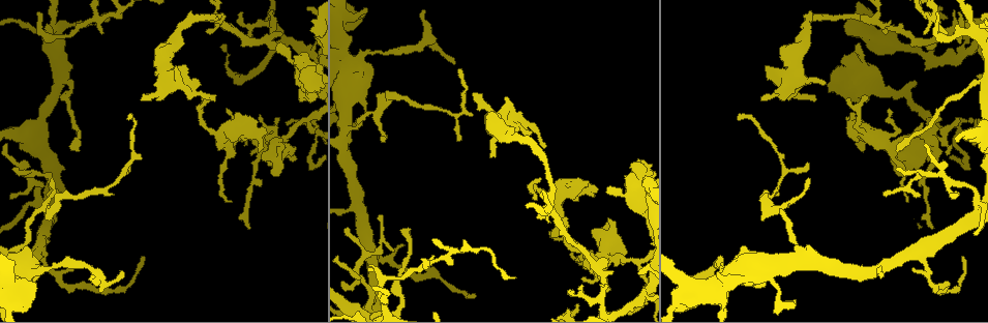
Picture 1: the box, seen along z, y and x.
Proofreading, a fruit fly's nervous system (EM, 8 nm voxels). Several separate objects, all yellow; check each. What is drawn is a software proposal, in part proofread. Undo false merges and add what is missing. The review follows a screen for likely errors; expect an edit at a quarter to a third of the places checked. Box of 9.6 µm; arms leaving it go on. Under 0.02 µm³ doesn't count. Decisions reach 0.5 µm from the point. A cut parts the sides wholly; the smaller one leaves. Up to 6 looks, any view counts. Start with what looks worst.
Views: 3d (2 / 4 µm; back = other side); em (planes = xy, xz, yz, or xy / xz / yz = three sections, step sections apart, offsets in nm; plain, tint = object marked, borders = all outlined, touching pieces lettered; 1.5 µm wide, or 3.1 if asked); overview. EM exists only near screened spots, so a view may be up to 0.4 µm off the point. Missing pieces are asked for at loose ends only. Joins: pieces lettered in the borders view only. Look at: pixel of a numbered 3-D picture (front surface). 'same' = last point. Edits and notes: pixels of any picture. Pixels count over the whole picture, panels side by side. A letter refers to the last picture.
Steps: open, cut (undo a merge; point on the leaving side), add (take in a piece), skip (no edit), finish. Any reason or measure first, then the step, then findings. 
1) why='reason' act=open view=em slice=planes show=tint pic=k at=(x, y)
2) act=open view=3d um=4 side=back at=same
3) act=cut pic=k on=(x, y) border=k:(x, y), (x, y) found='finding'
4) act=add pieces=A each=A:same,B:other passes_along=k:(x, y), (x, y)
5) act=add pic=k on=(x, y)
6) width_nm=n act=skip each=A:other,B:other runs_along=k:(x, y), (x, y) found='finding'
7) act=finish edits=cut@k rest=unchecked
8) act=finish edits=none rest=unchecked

why='abrupt turn' act=open view=em slice=planes show=plain pic=1 at=(279, 136)

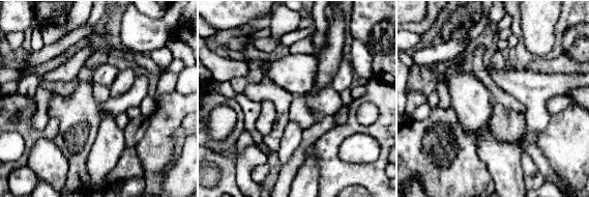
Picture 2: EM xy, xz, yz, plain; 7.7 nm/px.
why='what lies round it' act=open view=em slice=planes show=borders at=same

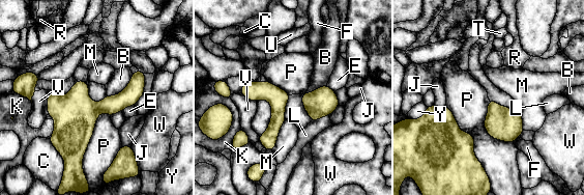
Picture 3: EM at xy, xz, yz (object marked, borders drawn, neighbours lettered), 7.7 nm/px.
act=skip each=B:other,C:other,E:other,F:other,J:other,K:other,L:other,M:other,P:other,R:other,T:other,U:other,V:other,W:other,Y:other runs_along=3:(247, 85), (276, 103), (268, 147) found='one cell here'

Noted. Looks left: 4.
why='thin end' act=open view=em slice=xz step=8 show=plain pic=1 at=(382, 142)

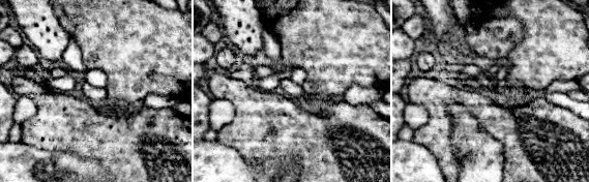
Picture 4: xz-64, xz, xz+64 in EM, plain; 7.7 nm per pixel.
why='with the object marked' act=open view=em slice=xz step=8 show=tint at=same

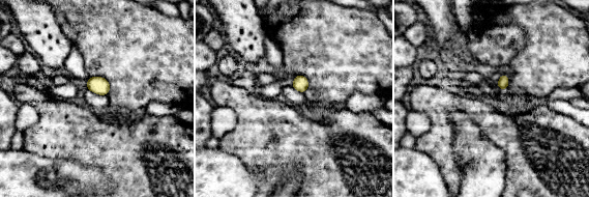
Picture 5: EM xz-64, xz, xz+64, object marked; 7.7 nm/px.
why='see the neighbours' act=open view=em slice=xz step=8 show=borders at=same

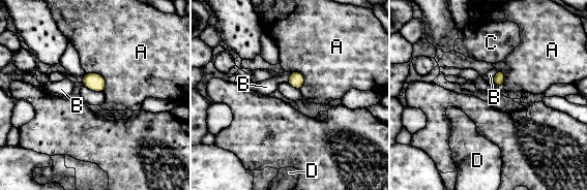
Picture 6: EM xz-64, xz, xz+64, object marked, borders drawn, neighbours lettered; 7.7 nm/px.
act=skip each=A:other,B:other,C:other,D:other border=6:(86, 72), (98, 72), (105, 90) found='none of them fits'

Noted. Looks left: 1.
why='free end' act=open view=em slice=planes show=borders pic=1 at=(794, 299)

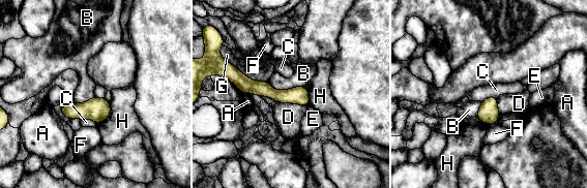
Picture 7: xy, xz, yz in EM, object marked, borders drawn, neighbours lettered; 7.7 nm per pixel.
width_nm=140 act=skip each=A:other,B:other,C:other,D:other,E:other,F:other,G:other,H:other runs_along=7:(233, 76), (306, 102) found='none of them fits'

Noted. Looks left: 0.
act=finish edits=none rest=unchecked

